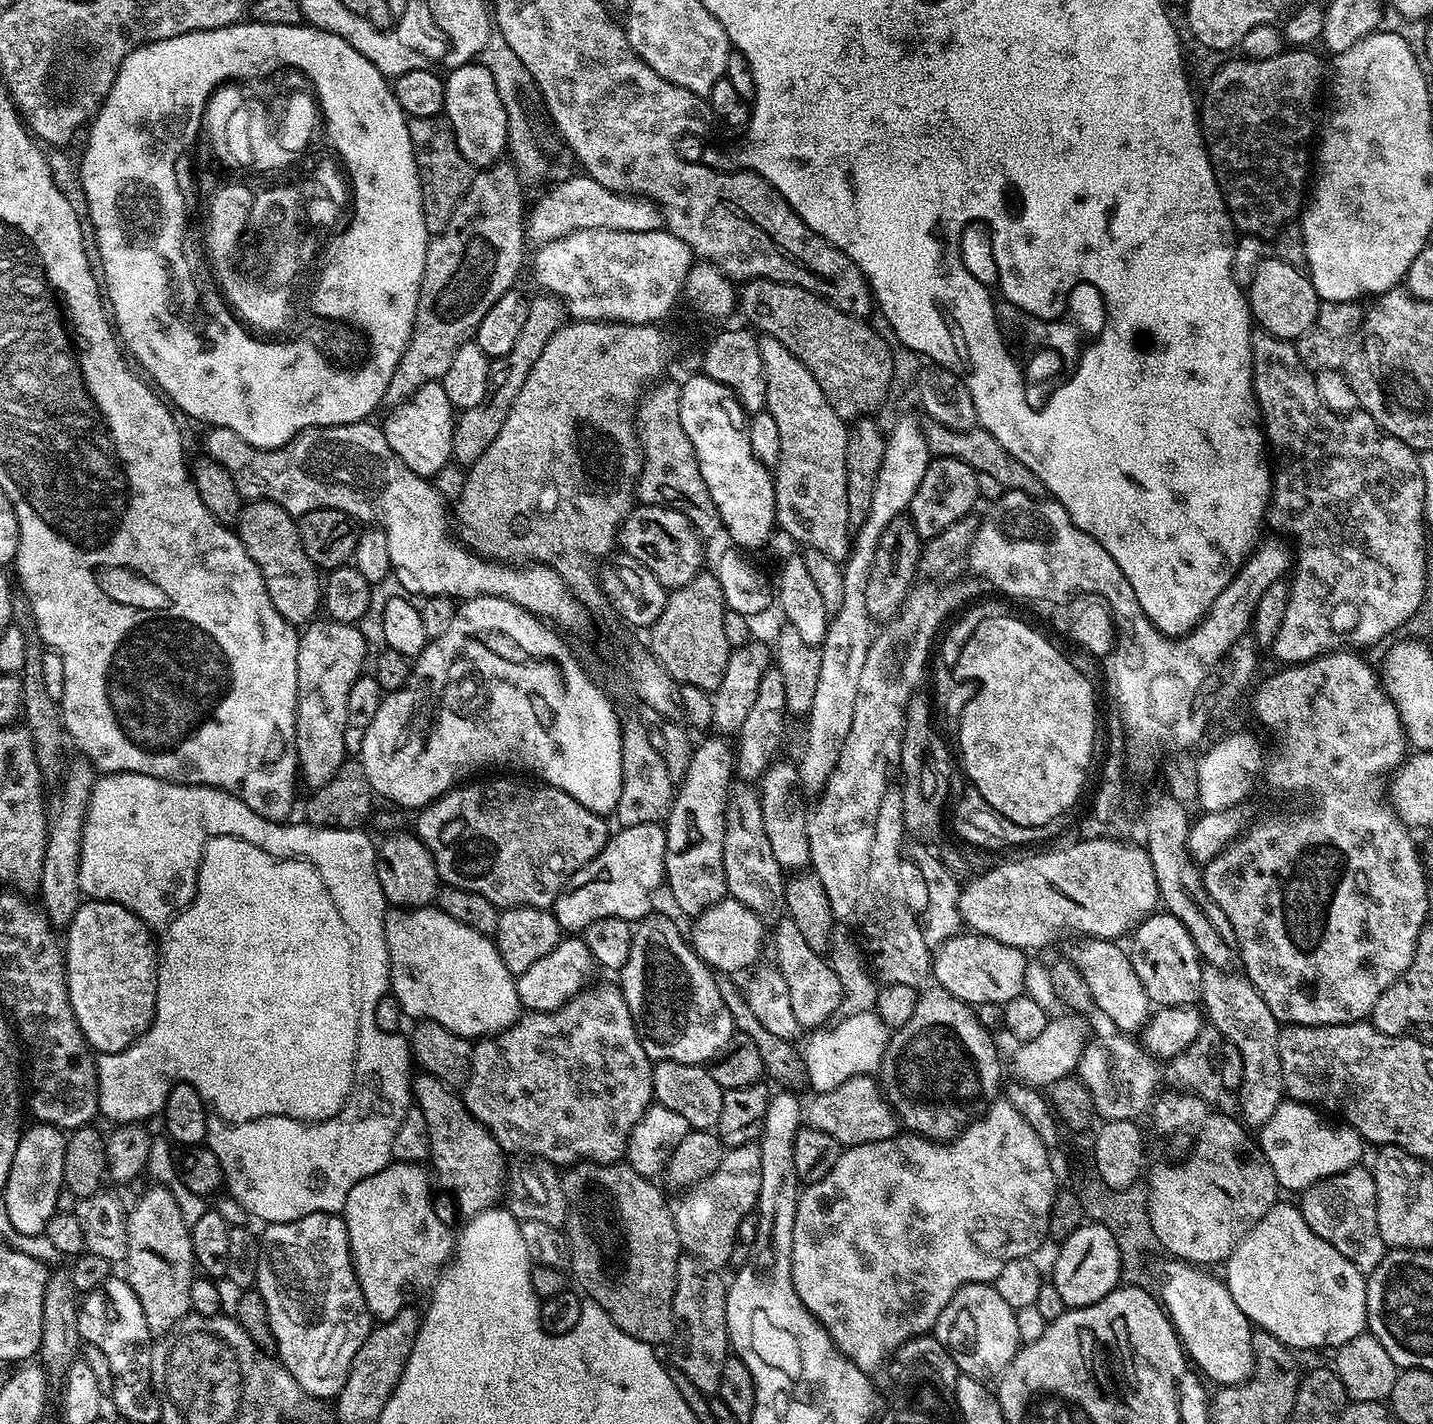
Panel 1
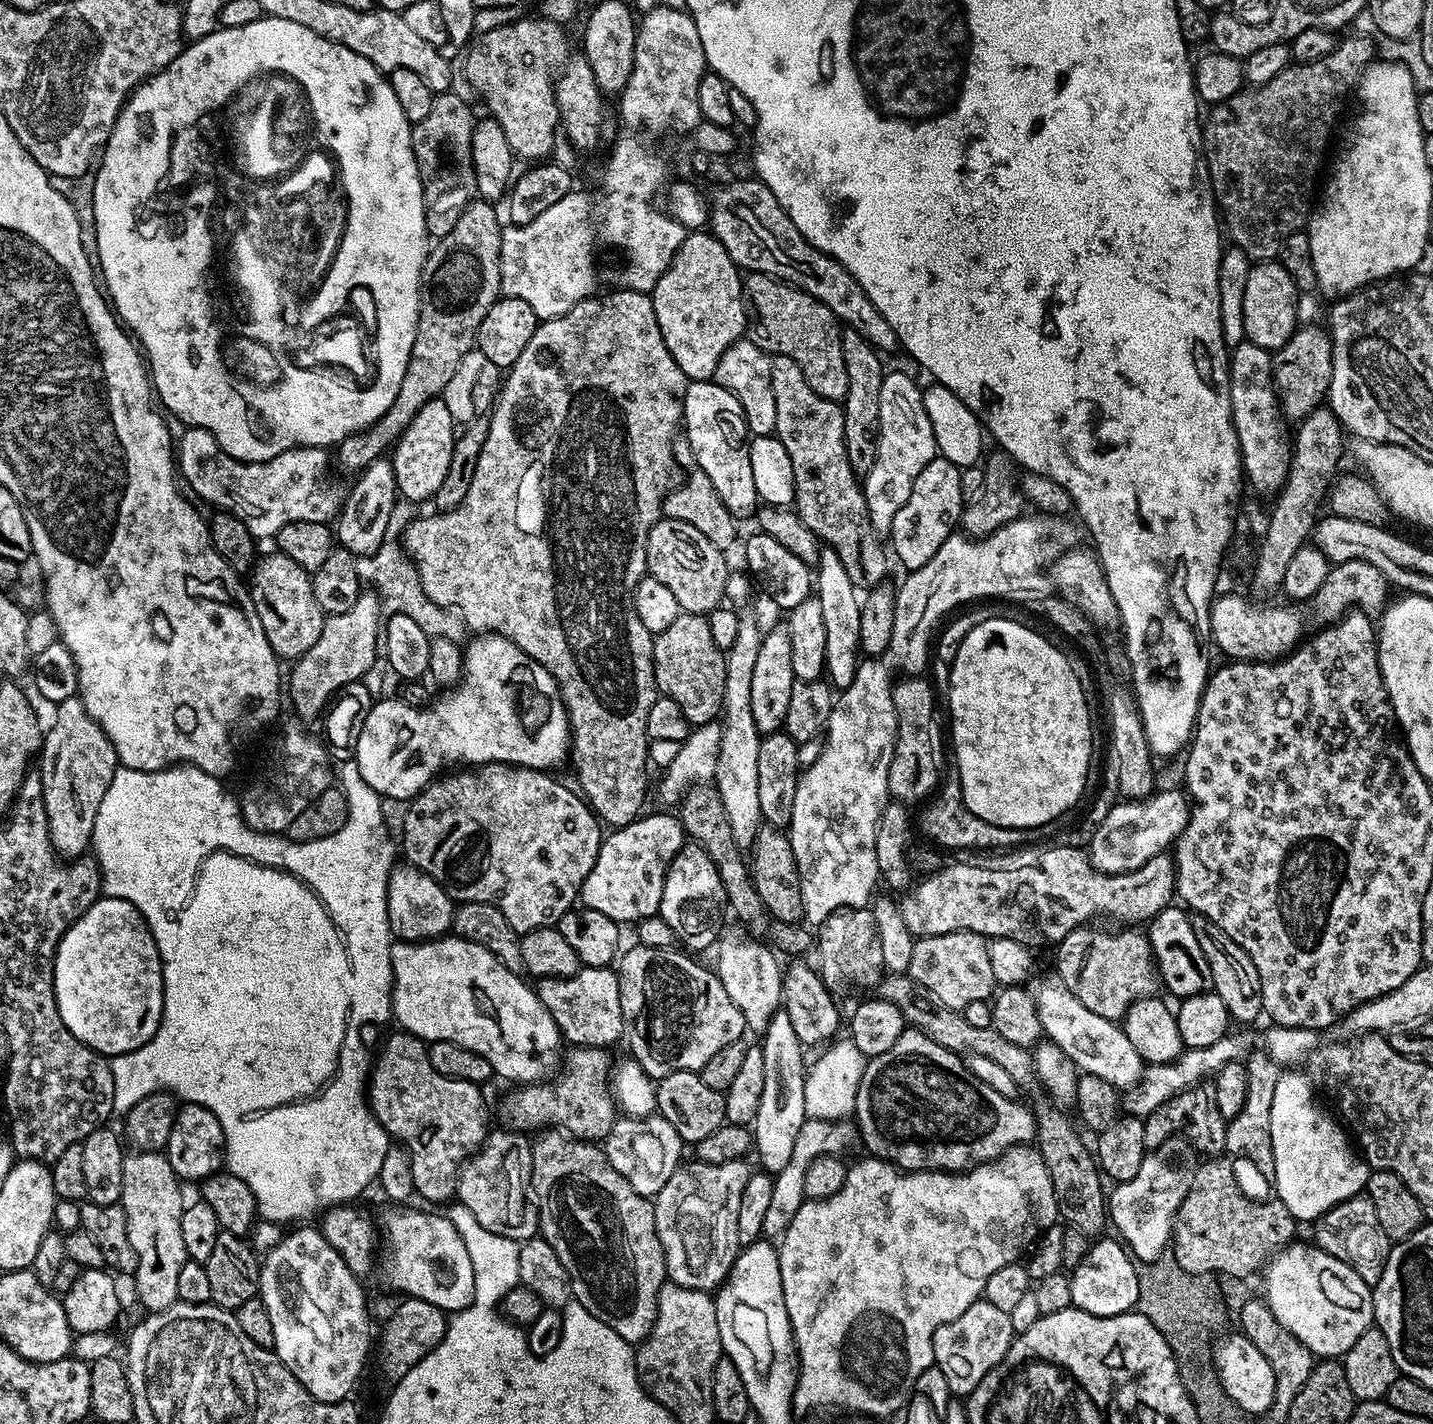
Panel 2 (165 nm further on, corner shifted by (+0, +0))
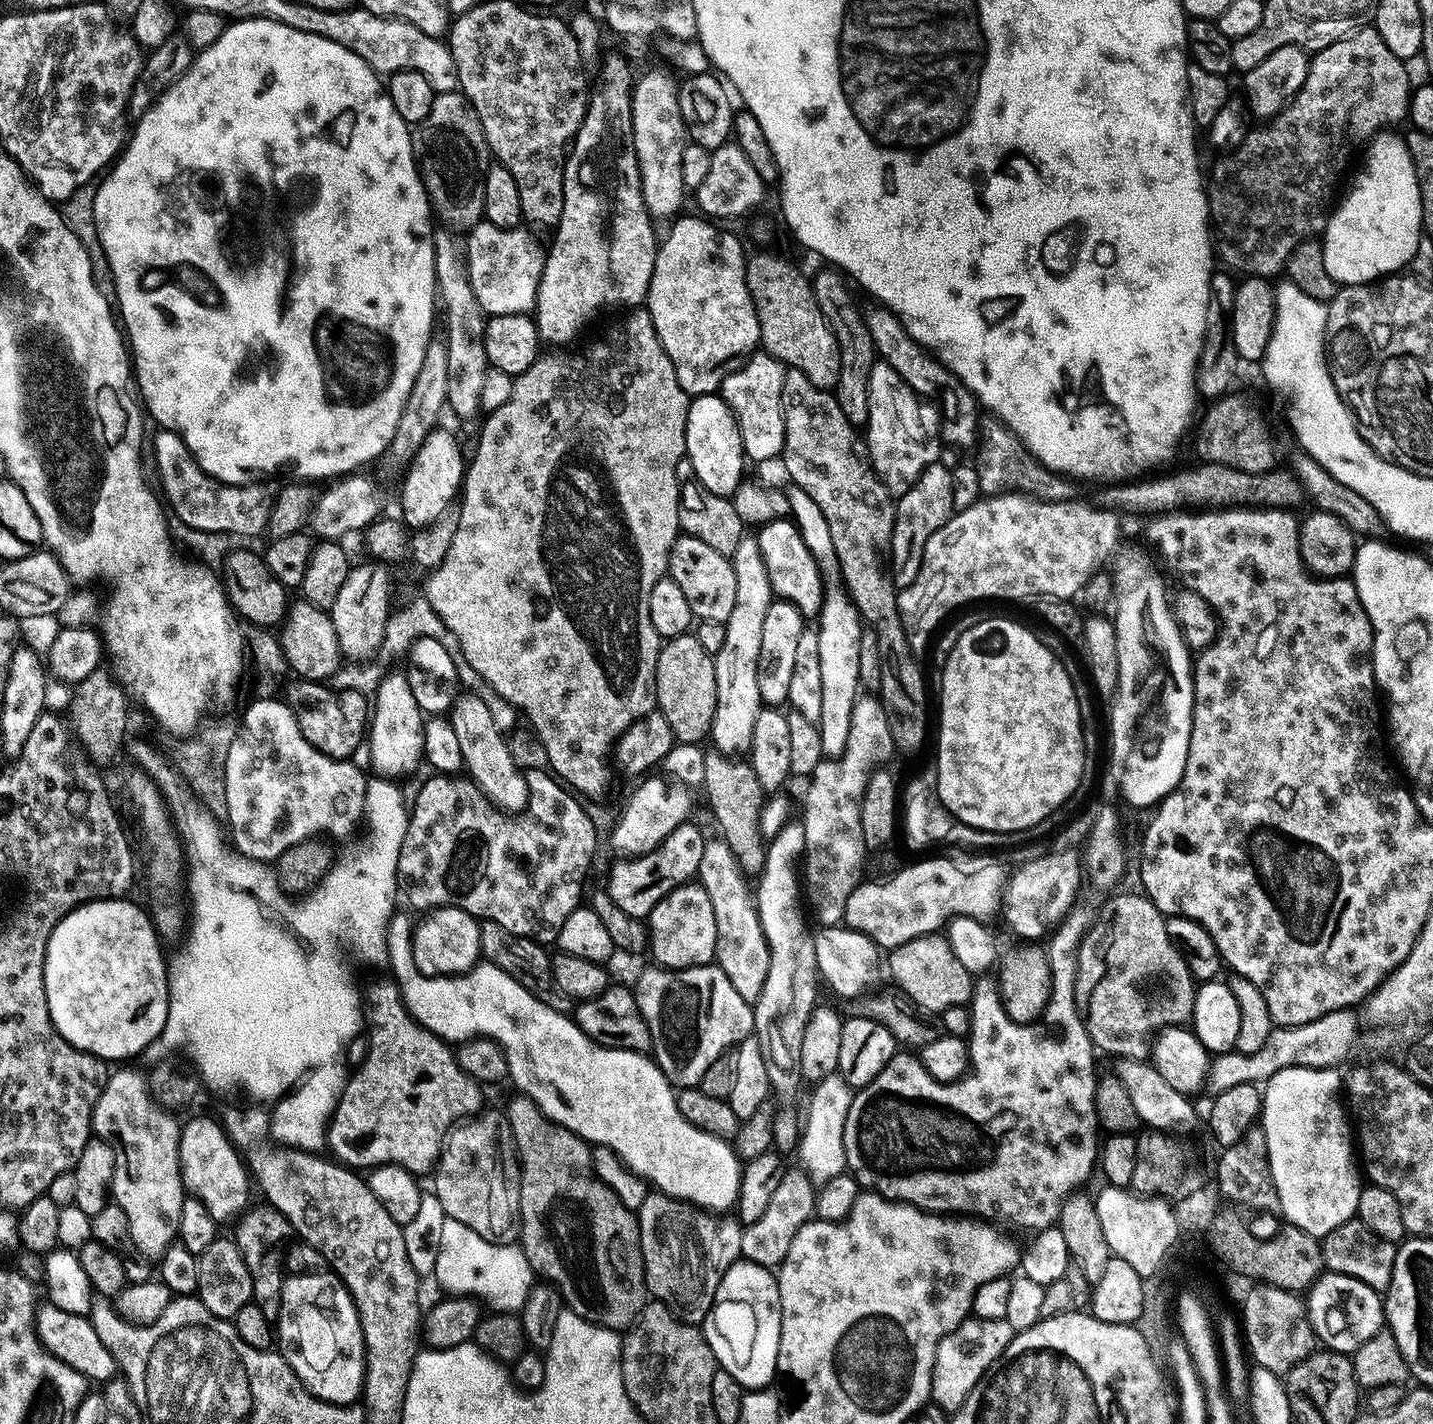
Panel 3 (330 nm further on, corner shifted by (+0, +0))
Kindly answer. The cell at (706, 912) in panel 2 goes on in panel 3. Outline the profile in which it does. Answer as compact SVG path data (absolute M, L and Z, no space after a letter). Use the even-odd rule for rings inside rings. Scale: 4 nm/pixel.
M698 882L680 884L670 894L666 894L654 906L654 910L646 917L650 954L657 965L662 968L701 968L716 958L716 939L718 926L714 926L714 910L710 906L710 894Z

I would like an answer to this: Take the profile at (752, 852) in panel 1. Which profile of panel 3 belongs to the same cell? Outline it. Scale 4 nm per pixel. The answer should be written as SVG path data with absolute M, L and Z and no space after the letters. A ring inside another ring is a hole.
M745 534L732 551L730 559L734 566L734 610L724 624L726 639L722 641L722 650L718 650L714 657L716 709L710 744L717 752L744 754L752 747L754 721L762 707L758 694L758 650L762 647L766 610L770 610L774 595L755 535Z

